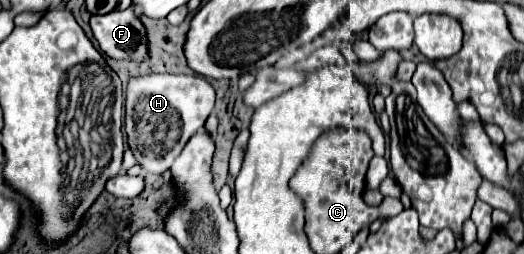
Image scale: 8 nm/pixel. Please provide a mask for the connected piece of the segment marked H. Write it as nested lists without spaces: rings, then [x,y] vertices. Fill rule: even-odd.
[[[144,75],[130,79],[124,129],[136,163],[156,175],[168,171],[188,139],[204,127],[208,115],[214,111],[214,99],[212,85],[198,75]]]

